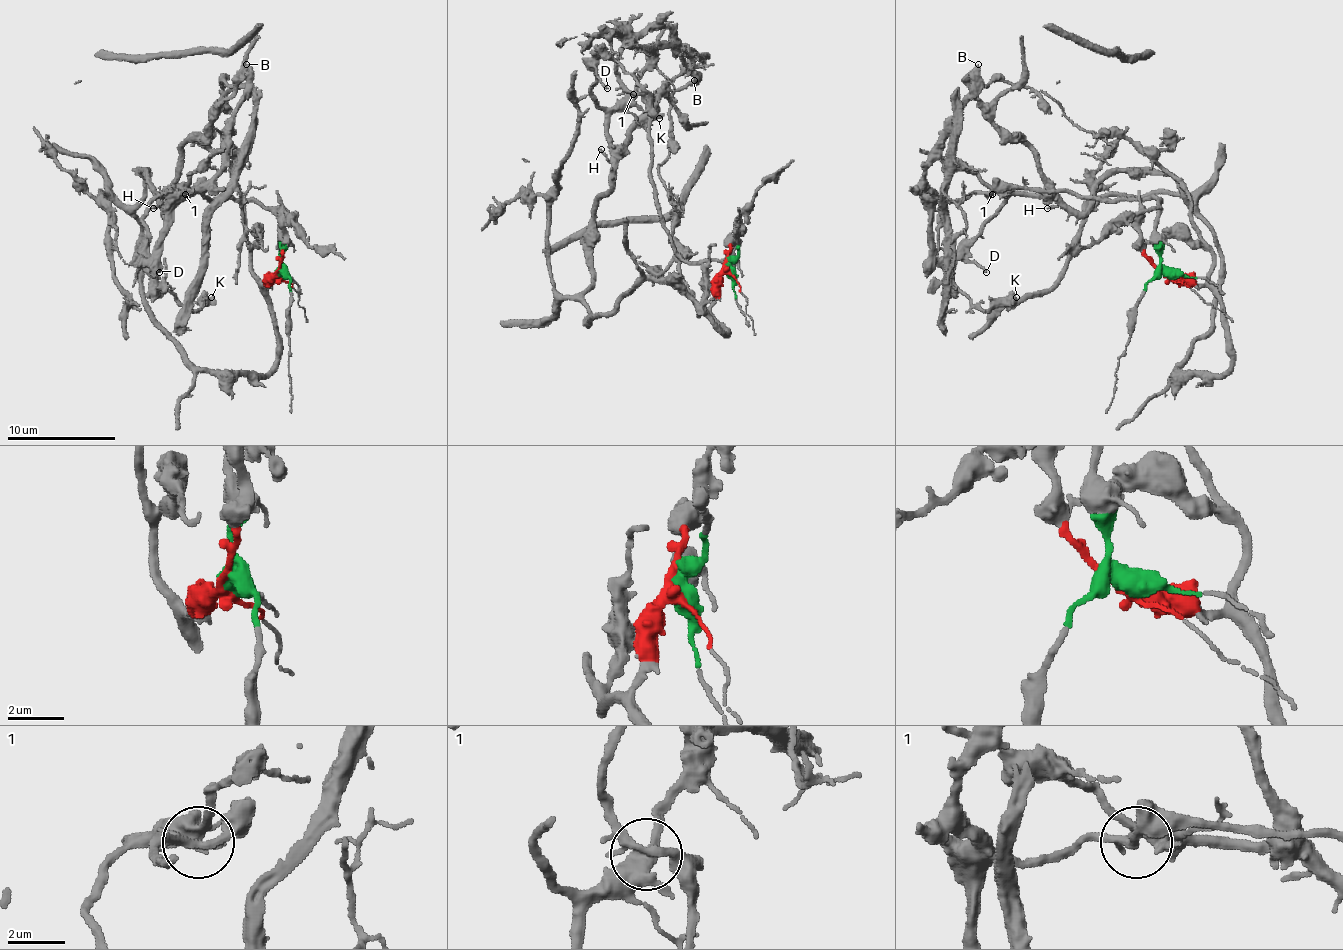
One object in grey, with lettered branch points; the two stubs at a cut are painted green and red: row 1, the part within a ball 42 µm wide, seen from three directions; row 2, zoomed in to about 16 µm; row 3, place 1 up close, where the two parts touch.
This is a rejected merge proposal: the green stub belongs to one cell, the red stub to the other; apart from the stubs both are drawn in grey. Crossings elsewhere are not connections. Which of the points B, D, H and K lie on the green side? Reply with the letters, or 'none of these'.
B

